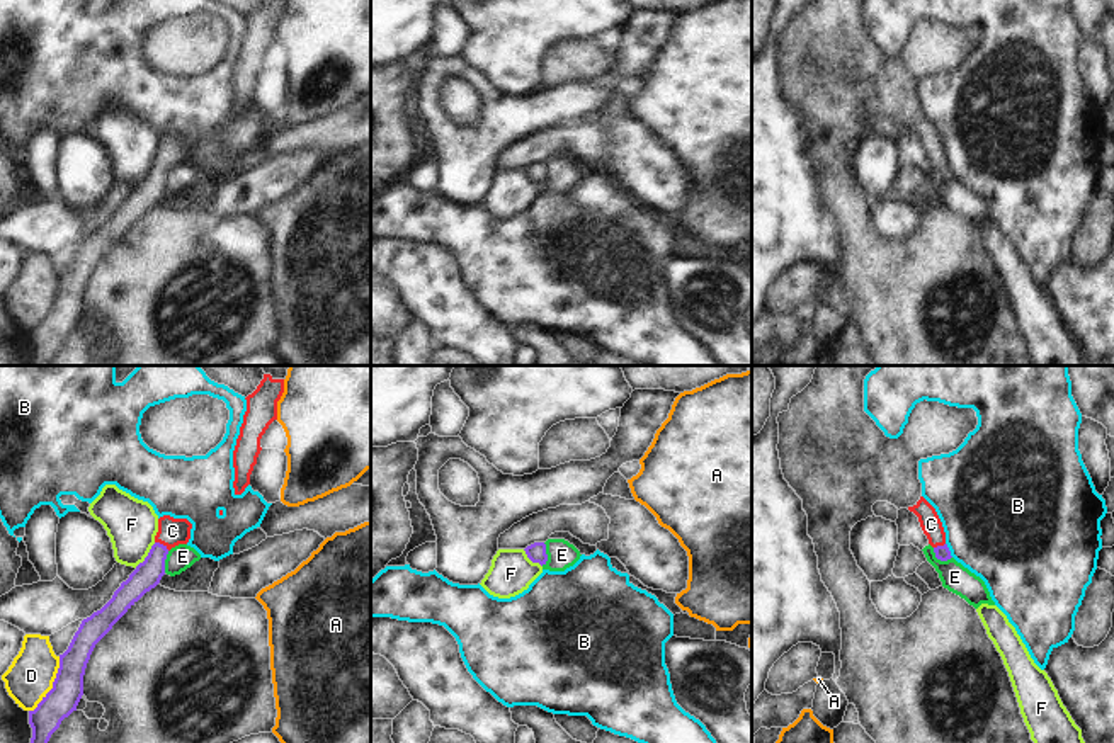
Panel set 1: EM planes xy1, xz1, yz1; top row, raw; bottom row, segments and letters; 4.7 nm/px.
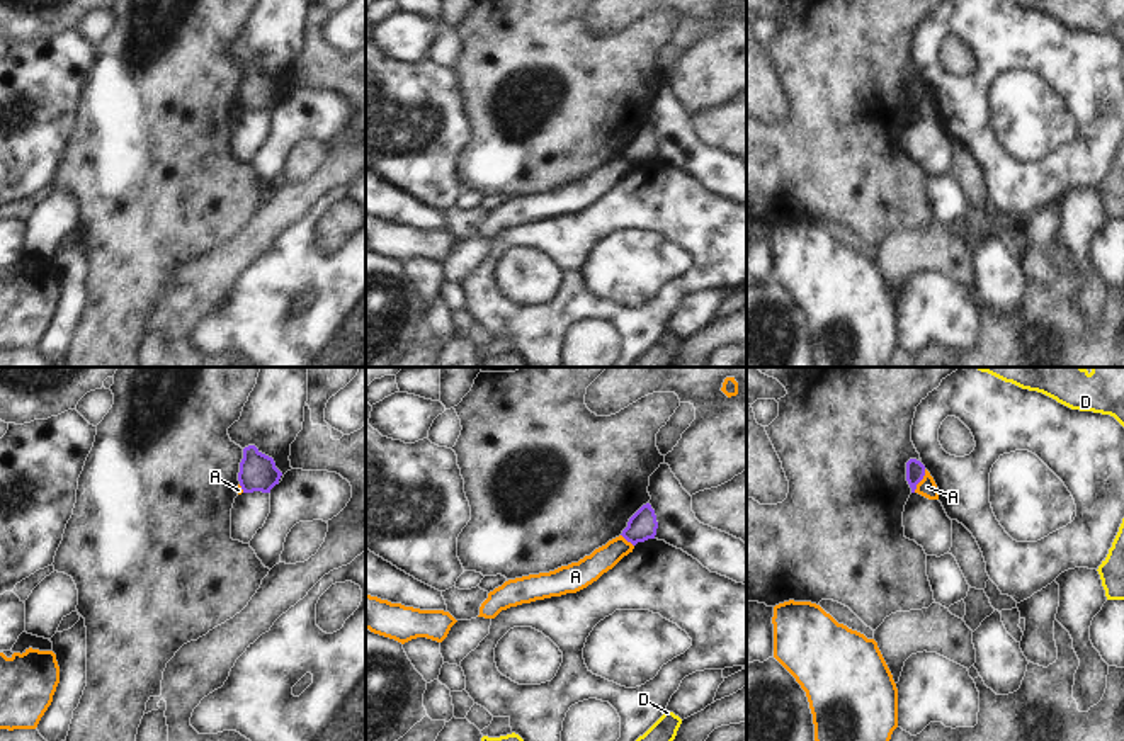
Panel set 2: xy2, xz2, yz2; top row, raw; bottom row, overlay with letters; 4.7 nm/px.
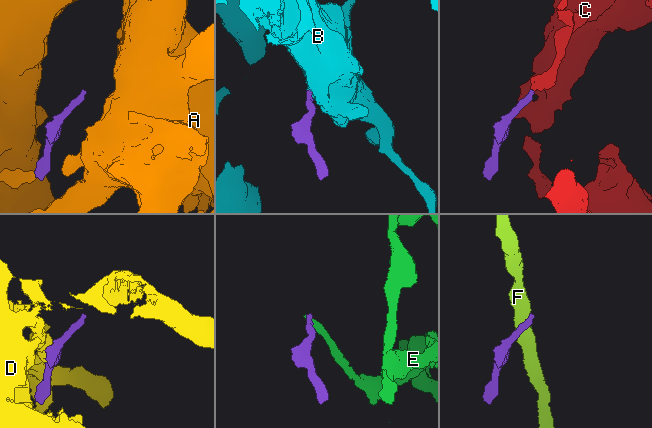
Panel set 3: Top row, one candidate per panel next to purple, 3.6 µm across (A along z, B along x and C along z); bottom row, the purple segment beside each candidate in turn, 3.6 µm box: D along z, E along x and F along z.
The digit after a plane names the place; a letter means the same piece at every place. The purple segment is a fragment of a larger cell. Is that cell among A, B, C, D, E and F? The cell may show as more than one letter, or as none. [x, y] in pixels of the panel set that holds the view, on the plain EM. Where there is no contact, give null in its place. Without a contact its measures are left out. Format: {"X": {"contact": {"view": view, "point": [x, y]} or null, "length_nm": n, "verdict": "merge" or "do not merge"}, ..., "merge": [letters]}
{"A": {"contact": {"view": "yz2", "point": [920, 99]}, "length_nm": 130, "verdict": "do not merge"}, "B": {"contact": {"view": "yz1", "point": [948, 169]}, "length_nm": 80, "verdict": "do not merge"}, "C": {"contact": {"view": "xy1", "point": [162, 164]}, "length_nm": 80, "verdict": "merge"}, "D": {"contact": {"view": "xy1", "point": [53, 305]}, "length_nm": 300, "verdict": "do not merge"}, "E": {"contact": {"view": "yz1", "point": [939, 177]}, "length_nm": 110, "verdict": "do not merge"}, "F": {"contact": {"view": "xy1", "point": [147, 175]}, "length_nm": 160, "verdict": "do not merge"}, "merge": ["C"]}

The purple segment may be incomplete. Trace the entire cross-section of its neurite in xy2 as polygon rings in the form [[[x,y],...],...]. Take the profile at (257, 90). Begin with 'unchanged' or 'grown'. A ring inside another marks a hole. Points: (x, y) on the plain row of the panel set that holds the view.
unchanged | [[[255,65],[243,68],[238,92],[243,112],[270,112],[270,109],[279,104],[281,95],[282,92],[275,87],[272,76],[262,73]]]

